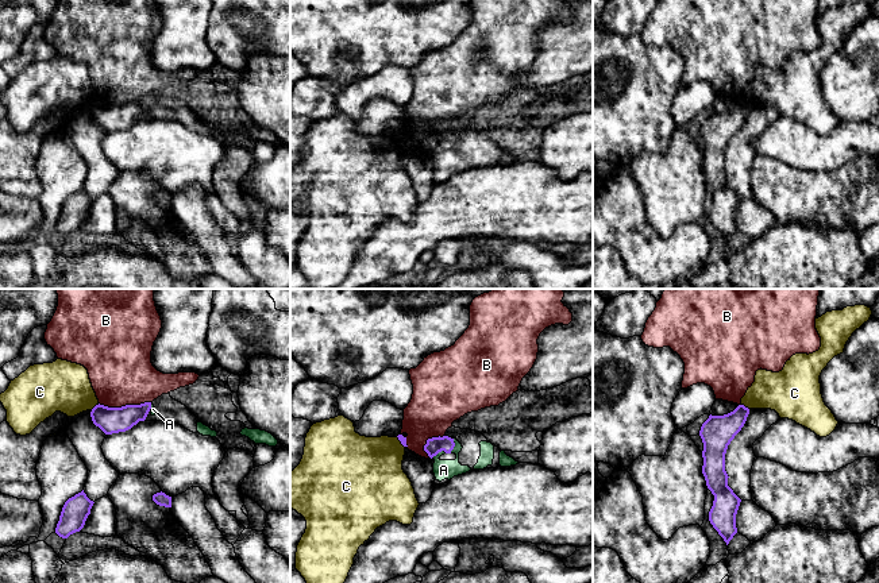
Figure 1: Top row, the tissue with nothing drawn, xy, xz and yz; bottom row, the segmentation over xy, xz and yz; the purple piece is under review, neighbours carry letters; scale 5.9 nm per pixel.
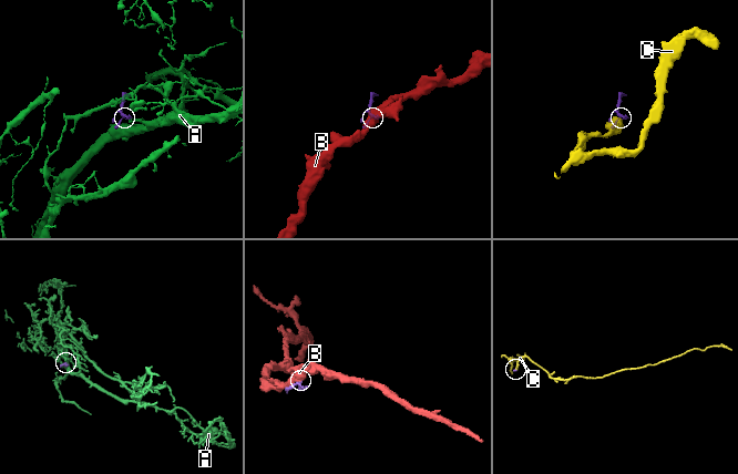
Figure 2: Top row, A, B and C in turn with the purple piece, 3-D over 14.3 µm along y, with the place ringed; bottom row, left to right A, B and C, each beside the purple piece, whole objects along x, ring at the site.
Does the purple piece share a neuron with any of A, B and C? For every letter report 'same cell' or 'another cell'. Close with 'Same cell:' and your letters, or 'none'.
A: same cell
B: another cell
C: another cell
Same cell: A

